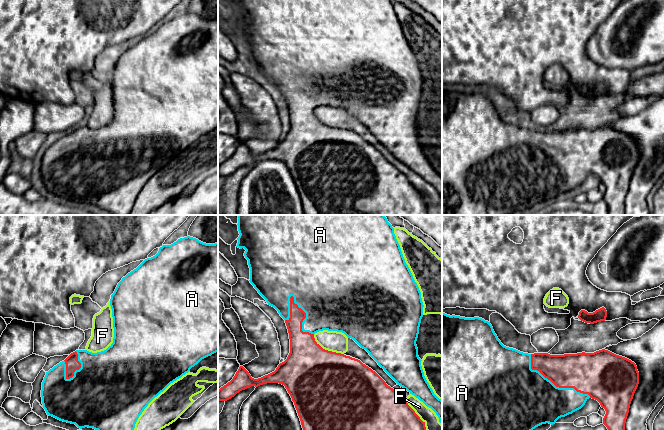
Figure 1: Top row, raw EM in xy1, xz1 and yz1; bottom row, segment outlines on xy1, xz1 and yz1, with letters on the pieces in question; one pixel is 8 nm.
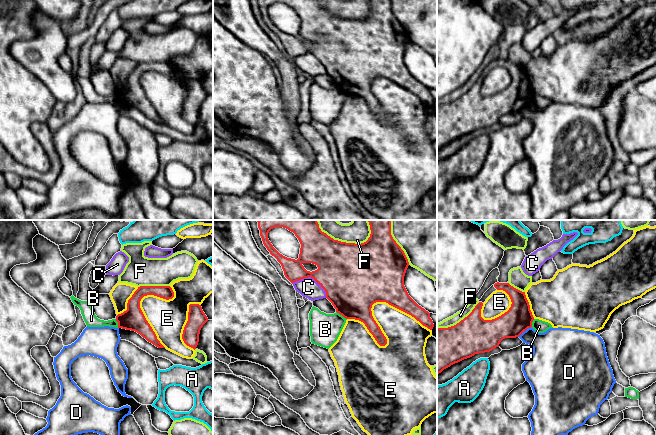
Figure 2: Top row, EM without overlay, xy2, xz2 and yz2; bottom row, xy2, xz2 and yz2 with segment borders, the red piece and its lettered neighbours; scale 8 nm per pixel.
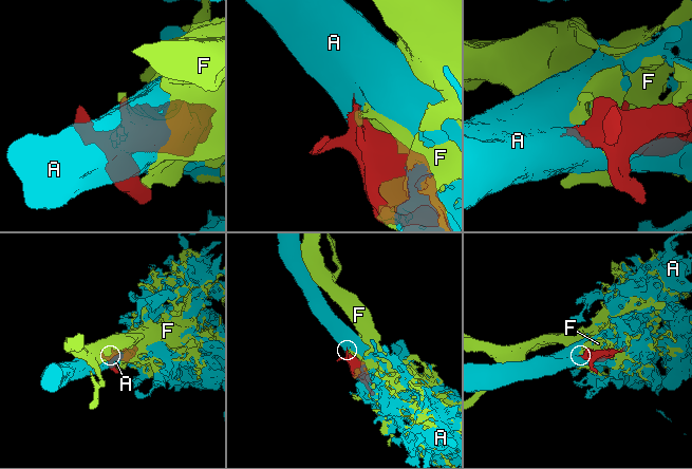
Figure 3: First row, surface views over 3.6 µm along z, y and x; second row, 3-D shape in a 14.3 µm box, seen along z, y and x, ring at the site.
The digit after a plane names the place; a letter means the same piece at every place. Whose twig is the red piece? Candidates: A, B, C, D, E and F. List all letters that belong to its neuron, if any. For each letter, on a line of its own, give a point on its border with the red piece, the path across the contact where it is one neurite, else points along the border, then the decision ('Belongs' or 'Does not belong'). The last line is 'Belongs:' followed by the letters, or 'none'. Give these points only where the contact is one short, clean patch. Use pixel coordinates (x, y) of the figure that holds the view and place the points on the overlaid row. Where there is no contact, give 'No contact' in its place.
A: Touches red at xz1 (305, 317). Belongs
B: Touches red at xz2 (341, 314). Boundary: xz2 (336, 311), (346, 319). Does not belong
C: Touches red at xz2 (312, 277). Does not belong
D: Touches red at yz2 (524, 330). Boundary: yz2 (531, 326), (518, 336). Does not belong
E: Touches red at xz2 (372, 316). Does not belong
F: Touches red at xz2 (395, 242). Does not belong
Belongs: A

